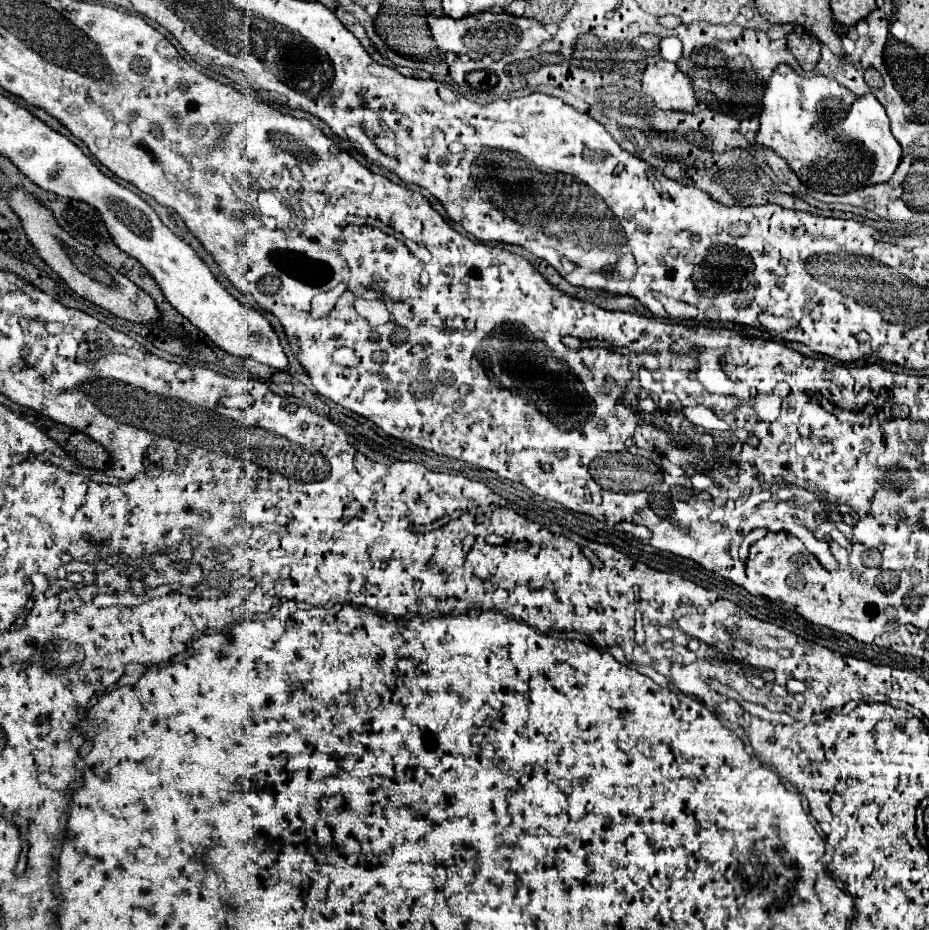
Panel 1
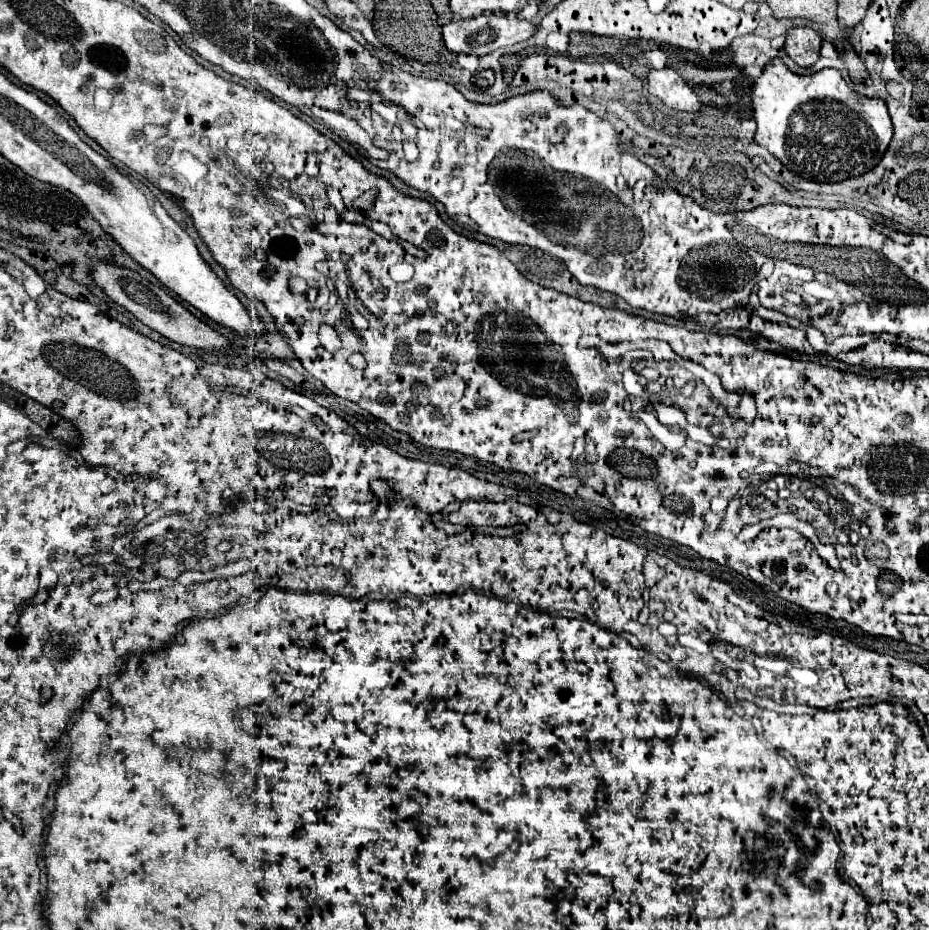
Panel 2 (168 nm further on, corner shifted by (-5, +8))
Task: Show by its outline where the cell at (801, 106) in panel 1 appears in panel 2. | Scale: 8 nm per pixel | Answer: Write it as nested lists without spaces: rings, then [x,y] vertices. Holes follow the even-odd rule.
[[[771,59],[765,65],[763,75],[755,81],[751,97],[753,115],[757,121],[755,141],[773,153],[789,171],[807,181],[839,183],[859,177],[881,163],[881,157],[889,147],[889,139],[893,139],[893,123],[885,101],[855,93],[837,69],[821,69],[811,75],[797,75],[791,73],[781,59]]]

